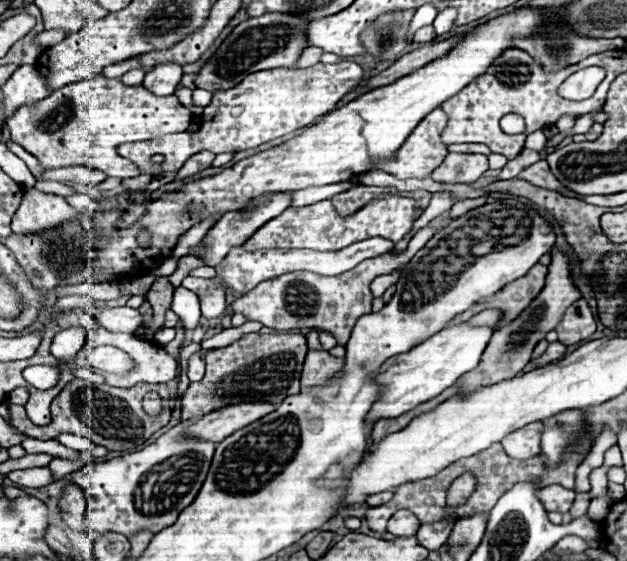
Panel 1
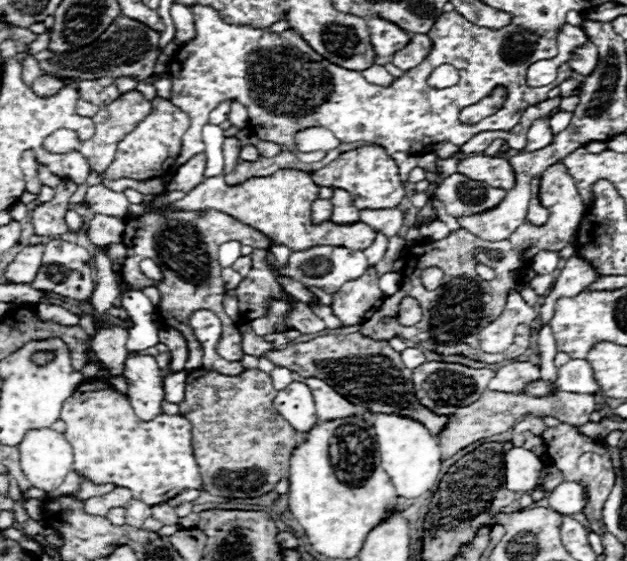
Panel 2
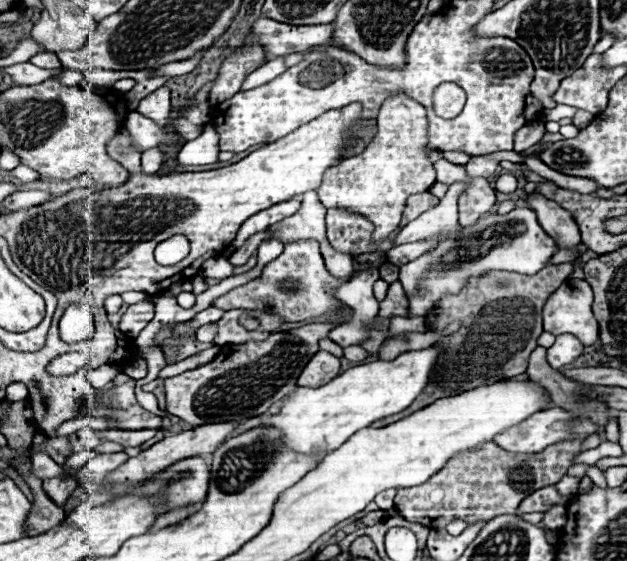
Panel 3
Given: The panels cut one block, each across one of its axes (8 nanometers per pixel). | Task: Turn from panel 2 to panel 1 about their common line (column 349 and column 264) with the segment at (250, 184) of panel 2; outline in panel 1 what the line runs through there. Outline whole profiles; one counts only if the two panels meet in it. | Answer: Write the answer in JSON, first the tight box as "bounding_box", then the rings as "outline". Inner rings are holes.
{"bounding_box":[244,194,422,252],"outline":[[[382,194],[380,198],[366,204],[362,210],[350,216],[338,216],[330,200],[322,200],[302,208],[288,207],[281,215],[268,221],[262,228],[258,228],[246,242],[244,248],[306,248],[306,250],[320,250],[320,252],[336,252],[346,246],[382,236],[390,240],[394,246],[412,230],[414,222],[422,216],[422,208],[412,198]]]}

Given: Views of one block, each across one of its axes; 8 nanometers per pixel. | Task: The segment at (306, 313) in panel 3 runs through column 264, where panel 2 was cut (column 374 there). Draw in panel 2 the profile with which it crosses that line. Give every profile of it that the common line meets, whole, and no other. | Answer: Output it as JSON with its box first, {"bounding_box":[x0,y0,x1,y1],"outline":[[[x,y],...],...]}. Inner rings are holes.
{"bounding_box":[332,268,384,326],"outline":[[[368,268],[360,278],[346,282],[332,294],[332,312],[344,326],[364,324],[382,304],[384,294],[378,288],[376,268]]]}

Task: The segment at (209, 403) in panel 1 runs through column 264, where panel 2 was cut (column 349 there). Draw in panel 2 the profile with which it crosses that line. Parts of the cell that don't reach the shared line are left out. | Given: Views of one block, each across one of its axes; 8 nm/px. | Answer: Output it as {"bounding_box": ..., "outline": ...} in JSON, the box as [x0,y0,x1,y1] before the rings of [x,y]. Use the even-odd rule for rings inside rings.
{"bounding_box":[264,332,448,436],"outline":[[[360,332],[346,336],[318,336],[310,342],[292,344],[286,350],[272,350],[264,358],[276,362],[276,366],[284,366],[292,372],[298,372],[304,378],[320,378],[336,388],[344,398],[352,404],[362,406],[372,412],[382,414],[404,414],[418,422],[422,422],[434,436],[444,428],[448,416],[436,416],[424,408],[414,396],[412,370],[402,364],[400,352],[392,350],[388,340],[372,340],[362,336]]]}

